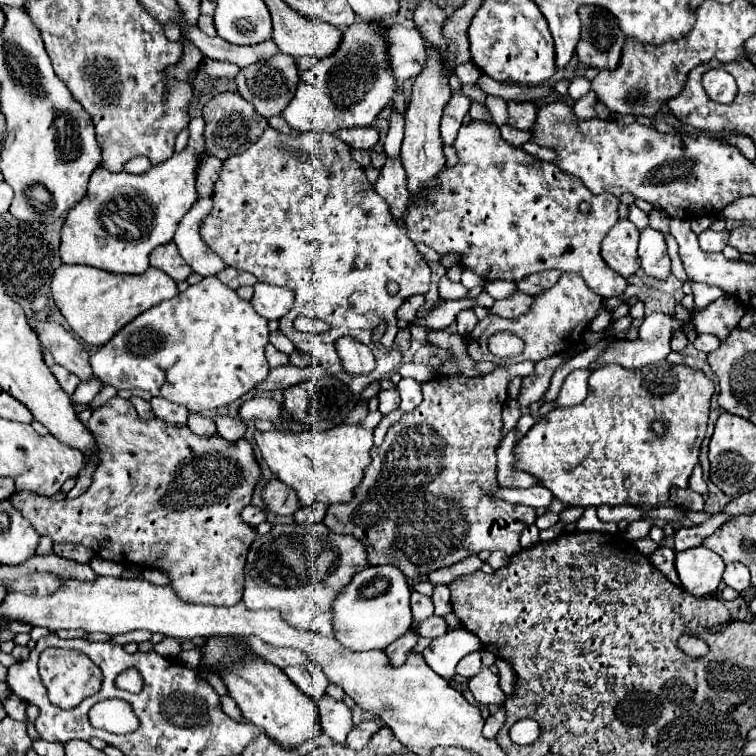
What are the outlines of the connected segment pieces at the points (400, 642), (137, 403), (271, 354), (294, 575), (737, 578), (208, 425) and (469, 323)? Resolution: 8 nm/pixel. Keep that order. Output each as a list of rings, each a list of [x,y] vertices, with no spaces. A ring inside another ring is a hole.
[[[414,626],[412,630],[408,630],[408,634],[402,634],[396,642],[392,642],[388,648],[384,648],[384,652],[388,654],[388,658],[394,666],[400,666],[400,664],[404,664],[408,652],[416,646],[416,642],[418,642],[418,632]]]
[[[132,396],[132,398],[130,398],[130,402],[132,402],[132,406],[136,408],[136,412],[138,412],[138,416],[140,416],[140,418],[144,418],[144,420],[150,420],[150,418],[154,418],[150,402],[146,402],[146,400],[138,398],[138,396]]]
[[[268,344],[266,346],[266,360],[268,360],[268,364],[270,364],[270,368],[276,368],[276,366],[286,366],[286,364],[290,364],[290,358],[288,358],[288,354],[284,354],[284,352],[278,352],[272,344]]]
[[[276,524],[250,546],[242,600],[250,610],[276,608],[292,626],[320,632],[314,619],[330,612],[336,590],[348,586],[352,576],[368,566],[368,550],[352,536],[334,534],[324,524]]]
[[[734,562],[734,564],[726,566],[722,580],[726,582],[726,586],[734,588],[736,592],[742,592],[742,590],[746,590],[750,586],[750,572],[748,572],[748,568],[744,564]]]
[[[190,414],[188,416],[188,428],[194,432],[194,434],[216,434],[216,424],[210,420],[210,418],[204,418],[200,414]]]
[[[462,310],[458,314],[458,318],[456,318],[456,326],[458,326],[458,334],[460,336],[470,334],[476,324],[478,324],[478,318],[476,318],[476,314],[472,310]]]

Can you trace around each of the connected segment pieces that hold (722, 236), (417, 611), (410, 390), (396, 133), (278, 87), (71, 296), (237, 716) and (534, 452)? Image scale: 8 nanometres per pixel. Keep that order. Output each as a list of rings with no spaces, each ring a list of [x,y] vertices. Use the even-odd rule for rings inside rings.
[[[704,230],[698,238],[700,238],[700,248],[704,252],[722,252],[724,246],[728,244],[728,232],[730,230],[722,230],[722,232],[714,232],[714,230]]]
[[[412,592],[412,598],[410,598],[410,606],[412,606],[412,616],[416,622],[422,622],[426,618],[430,618],[434,614],[434,604],[428,596],[424,594],[418,594],[418,592]]]
[[[402,378],[398,382],[398,392],[402,398],[402,404],[400,404],[402,412],[414,410],[422,402],[422,388],[414,378]]]
[[[392,110],[392,114],[390,114],[390,130],[388,130],[388,136],[384,140],[384,150],[386,150],[388,156],[396,156],[400,152],[402,138],[404,138],[404,116],[400,112]]]
[[[276,54],[274,58],[270,58],[266,62],[258,62],[258,64],[242,68],[240,74],[236,76],[236,84],[238,84],[240,96],[244,100],[252,102],[256,112],[268,120],[272,116],[278,116],[288,106],[288,102],[294,98],[294,92],[296,92],[296,86],[298,86],[296,62],[294,62],[292,56]]]
[[[62,264],[52,276],[52,298],[66,318],[68,326],[88,344],[106,344],[122,326],[132,322],[144,310],[170,300],[178,294],[176,282],[160,272],[158,268],[148,268],[144,274],[120,276],[92,266],[68,266]]]
[[[224,696],[224,698],[222,698],[222,710],[224,710],[228,716],[232,716],[232,720],[238,720],[238,722],[244,720],[244,716],[240,714],[236,702],[234,702],[230,696]]]
[[[656,362],[652,366],[644,366],[640,370],[624,370],[624,366],[602,366],[598,370],[592,372],[590,380],[588,380],[588,398],[574,406],[574,408],[554,408],[550,410],[544,418],[540,418],[518,442],[516,446],[516,456],[520,458],[516,468],[524,470],[528,474],[532,474],[534,478],[538,478],[538,482],[546,488],[552,490],[552,494],[564,502],[566,506],[602,506],[602,504],[632,504],[632,506],[658,506],[658,504],[666,504],[670,498],[670,488],[678,486],[678,488],[690,488],[688,480],[692,476],[692,470],[698,464],[698,456],[700,456],[700,446],[706,434],[706,422],[708,422],[708,410],[710,410],[710,398],[714,394],[714,382],[696,368],[690,366],[678,366],[678,364],[670,364],[670,362]]]

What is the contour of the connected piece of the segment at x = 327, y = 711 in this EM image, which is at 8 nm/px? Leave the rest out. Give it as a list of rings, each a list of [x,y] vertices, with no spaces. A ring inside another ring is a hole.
[[[324,696],[316,702],[316,710],[318,710],[320,724],[322,724],[322,732],[330,736],[336,744],[344,744],[348,732],[354,726],[346,704],[332,700],[330,696]]]

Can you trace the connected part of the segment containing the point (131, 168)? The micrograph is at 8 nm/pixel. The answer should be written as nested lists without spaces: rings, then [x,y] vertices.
[[[132,158],[130,162],[124,164],[124,172],[132,172],[132,174],[142,174],[146,170],[150,170],[150,162],[146,158]]]

